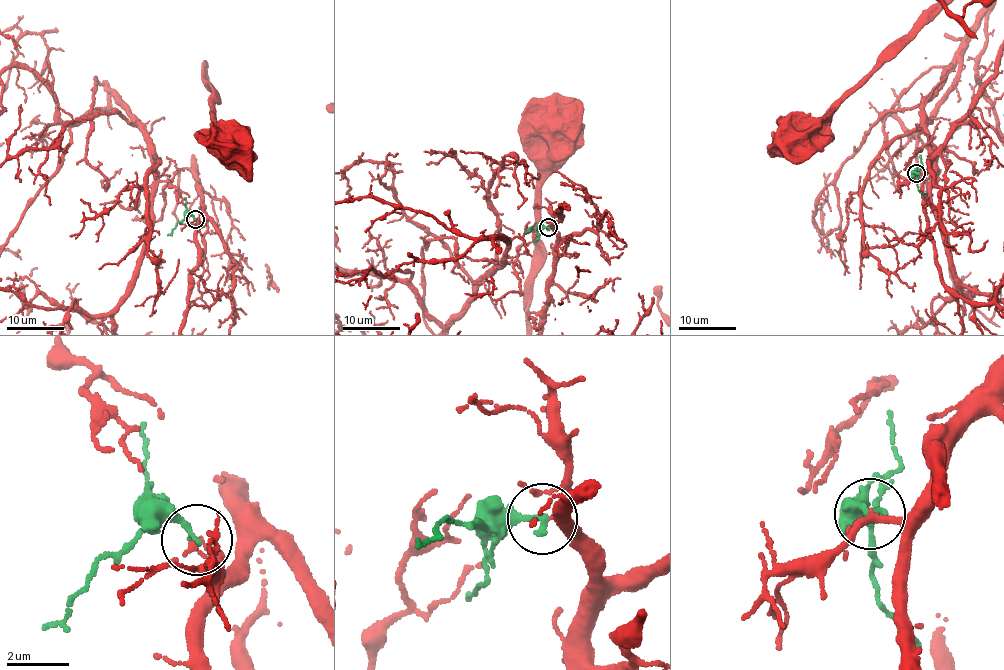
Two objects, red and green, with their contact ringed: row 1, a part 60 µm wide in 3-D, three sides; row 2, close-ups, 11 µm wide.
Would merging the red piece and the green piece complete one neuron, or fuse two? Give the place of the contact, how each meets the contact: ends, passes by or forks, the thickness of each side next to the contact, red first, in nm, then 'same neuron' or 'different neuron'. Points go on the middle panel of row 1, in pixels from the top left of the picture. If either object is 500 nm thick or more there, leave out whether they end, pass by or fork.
at (548, 227); red passes by; green ends there; 190 nm thick on the red side, 240 nm on the other; different neuron

